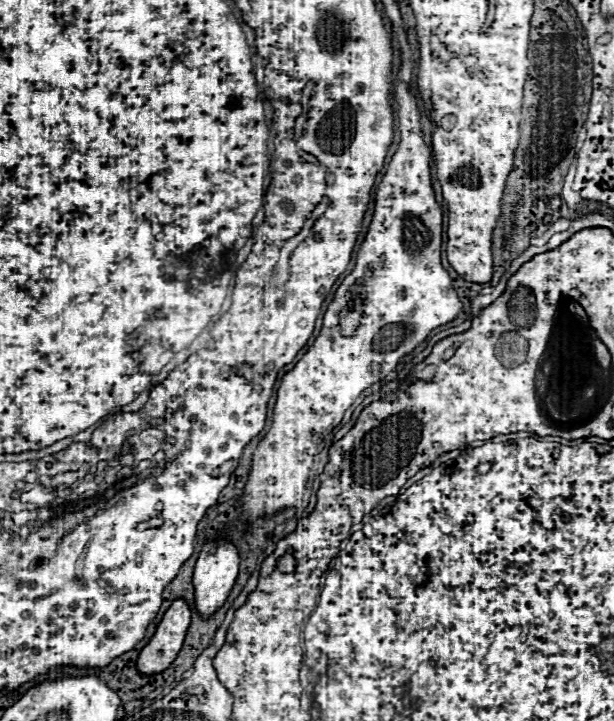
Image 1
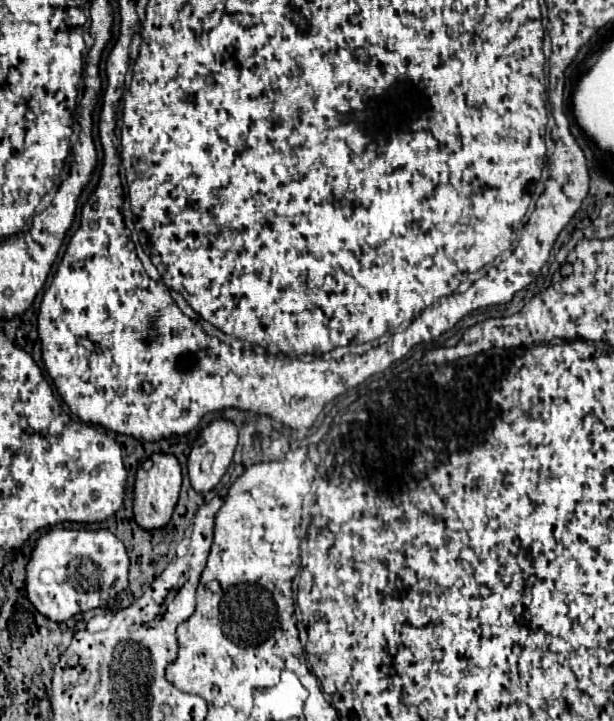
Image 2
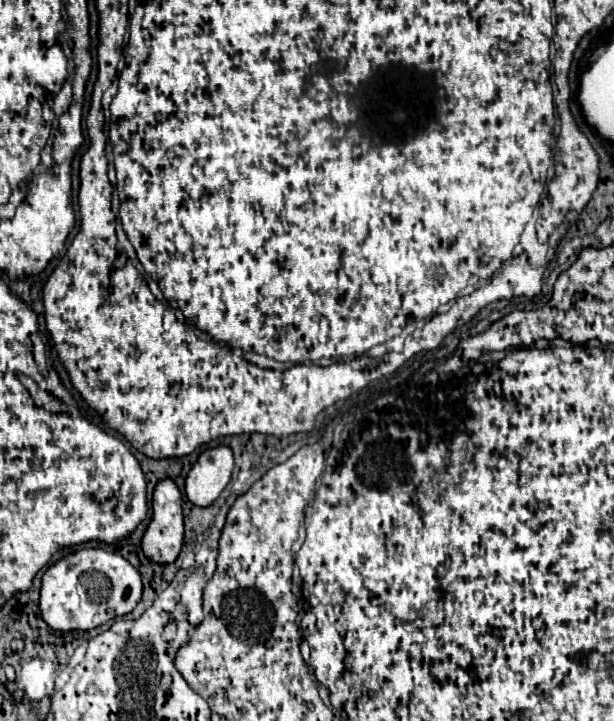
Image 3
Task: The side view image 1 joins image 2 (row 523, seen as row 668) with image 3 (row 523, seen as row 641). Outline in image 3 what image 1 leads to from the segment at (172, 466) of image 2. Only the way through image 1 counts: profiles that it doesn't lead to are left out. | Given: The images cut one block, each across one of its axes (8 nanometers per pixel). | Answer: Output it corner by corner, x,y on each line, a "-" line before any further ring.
170,478
156,484
152,498
152,512
154,512
152,522
148,524
146,534
142,538
142,552
148,560
156,564
174,564
184,544
184,520
182,520
182,496

